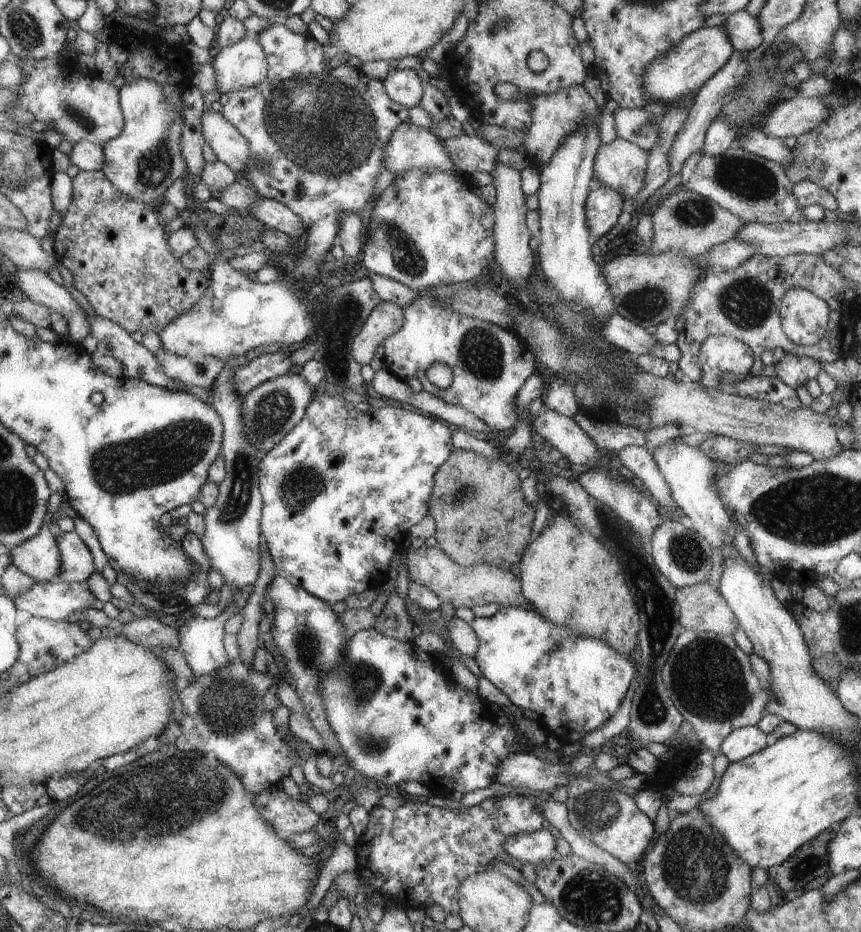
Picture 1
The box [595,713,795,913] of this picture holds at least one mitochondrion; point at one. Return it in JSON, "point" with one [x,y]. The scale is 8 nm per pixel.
{"point":[694,866]}

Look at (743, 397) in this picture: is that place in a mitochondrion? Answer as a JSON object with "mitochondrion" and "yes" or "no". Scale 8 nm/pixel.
{"mitochondrion":"no"}

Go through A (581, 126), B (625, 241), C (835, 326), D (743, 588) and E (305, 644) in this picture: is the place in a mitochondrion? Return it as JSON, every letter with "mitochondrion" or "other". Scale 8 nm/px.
{"A":"other","B":"mitochondrion","C":"other","D":"other","E":"mitochondrion"}

